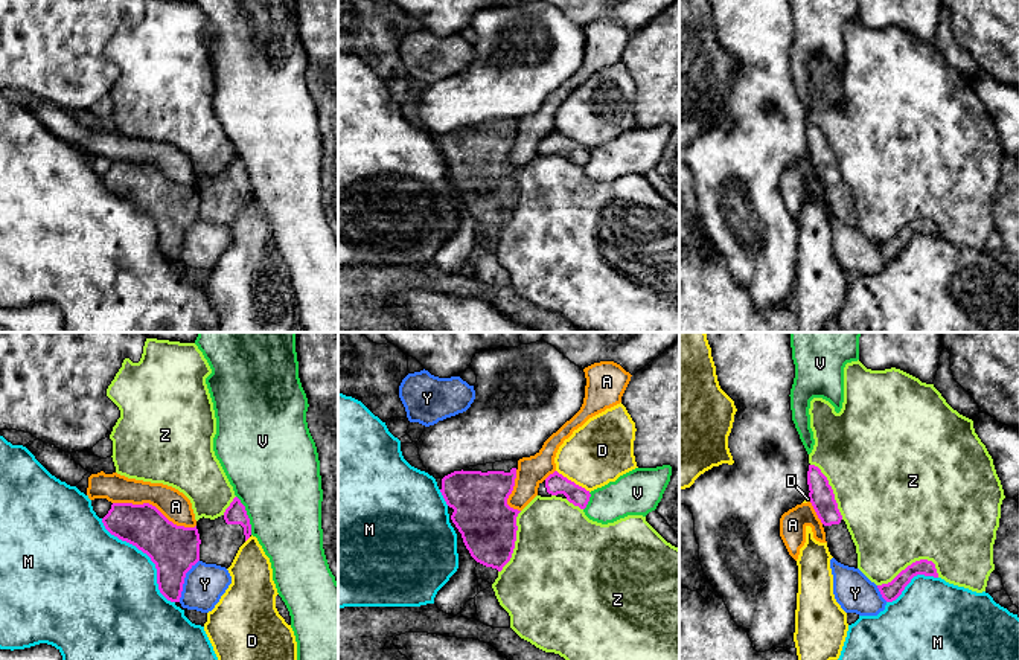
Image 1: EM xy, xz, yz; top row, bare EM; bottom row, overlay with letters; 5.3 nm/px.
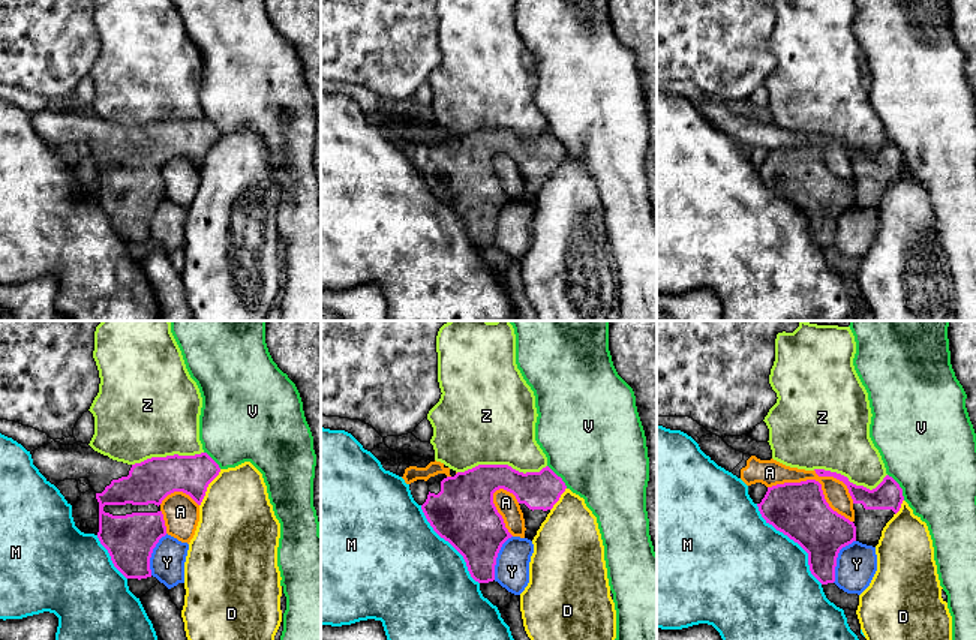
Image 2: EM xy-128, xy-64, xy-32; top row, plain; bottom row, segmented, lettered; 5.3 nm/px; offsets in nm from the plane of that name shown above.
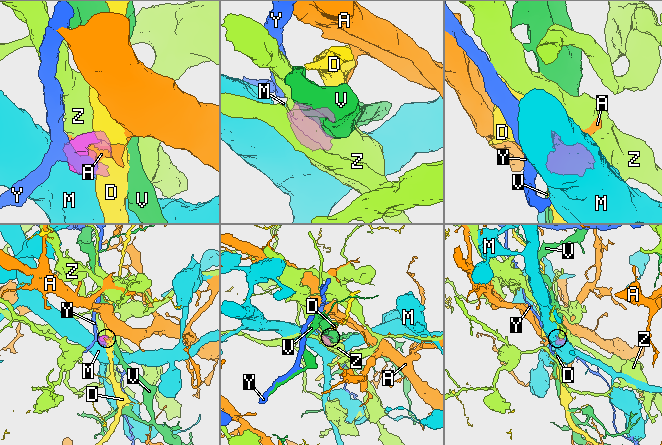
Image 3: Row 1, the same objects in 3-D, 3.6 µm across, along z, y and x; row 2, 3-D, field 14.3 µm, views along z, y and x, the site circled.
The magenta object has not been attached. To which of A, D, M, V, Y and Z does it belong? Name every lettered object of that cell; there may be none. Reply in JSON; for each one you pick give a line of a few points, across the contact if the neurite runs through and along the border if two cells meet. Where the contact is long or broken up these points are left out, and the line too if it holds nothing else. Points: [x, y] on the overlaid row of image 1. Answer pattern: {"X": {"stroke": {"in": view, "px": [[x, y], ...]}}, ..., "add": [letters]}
{"add": []}

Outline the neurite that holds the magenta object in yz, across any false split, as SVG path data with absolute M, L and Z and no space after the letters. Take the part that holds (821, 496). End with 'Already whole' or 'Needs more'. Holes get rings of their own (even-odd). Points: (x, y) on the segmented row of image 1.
M809 465L807 485L809 500L823 523L830 555L838 562L858 569L856 546L838 509L833 489L815 465Z. Needs more

